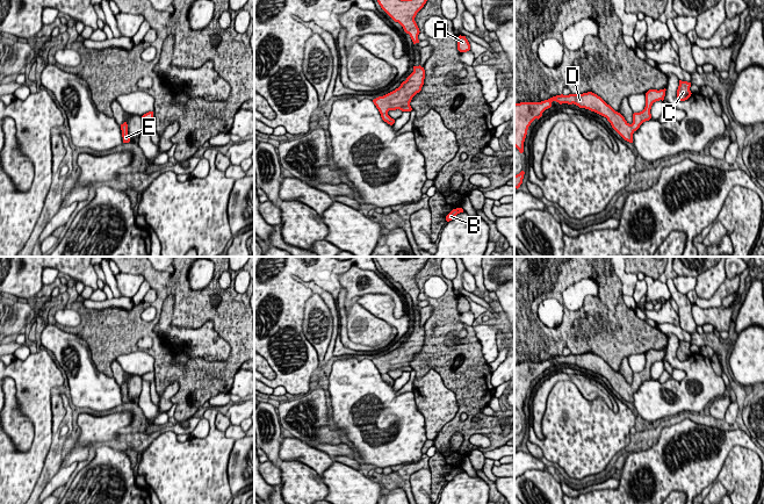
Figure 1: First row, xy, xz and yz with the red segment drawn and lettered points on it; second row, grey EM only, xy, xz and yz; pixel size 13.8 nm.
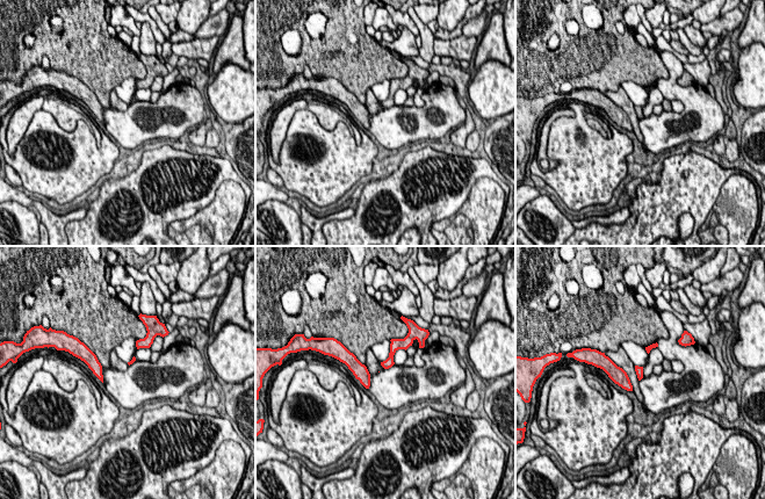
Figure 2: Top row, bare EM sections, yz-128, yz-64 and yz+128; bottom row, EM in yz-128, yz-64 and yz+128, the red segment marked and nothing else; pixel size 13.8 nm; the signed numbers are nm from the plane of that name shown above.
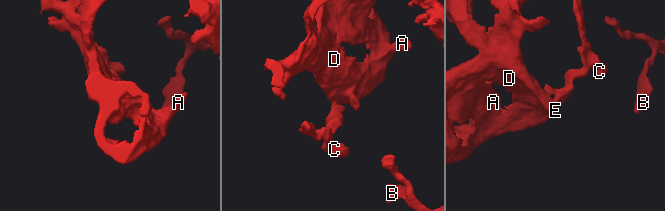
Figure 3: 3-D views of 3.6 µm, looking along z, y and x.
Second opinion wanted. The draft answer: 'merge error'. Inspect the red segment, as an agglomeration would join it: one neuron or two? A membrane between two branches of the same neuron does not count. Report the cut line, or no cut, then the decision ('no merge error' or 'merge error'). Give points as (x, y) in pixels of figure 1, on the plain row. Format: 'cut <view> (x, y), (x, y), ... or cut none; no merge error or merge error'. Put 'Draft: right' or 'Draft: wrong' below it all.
cut none; no merge error
Draft: wrong

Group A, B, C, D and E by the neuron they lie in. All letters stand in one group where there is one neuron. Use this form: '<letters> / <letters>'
A B C D E

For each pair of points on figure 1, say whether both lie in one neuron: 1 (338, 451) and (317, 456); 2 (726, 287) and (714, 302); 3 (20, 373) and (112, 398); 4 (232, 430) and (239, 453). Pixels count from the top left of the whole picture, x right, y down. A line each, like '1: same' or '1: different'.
1: different
2: same
3: different
4: different

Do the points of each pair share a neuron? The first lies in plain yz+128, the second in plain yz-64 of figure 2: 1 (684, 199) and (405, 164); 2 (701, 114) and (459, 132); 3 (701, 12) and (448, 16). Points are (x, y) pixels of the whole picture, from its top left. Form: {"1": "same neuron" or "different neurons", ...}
{"1": "same neuron", "2": "different neurons", "3": "same neuron"}

